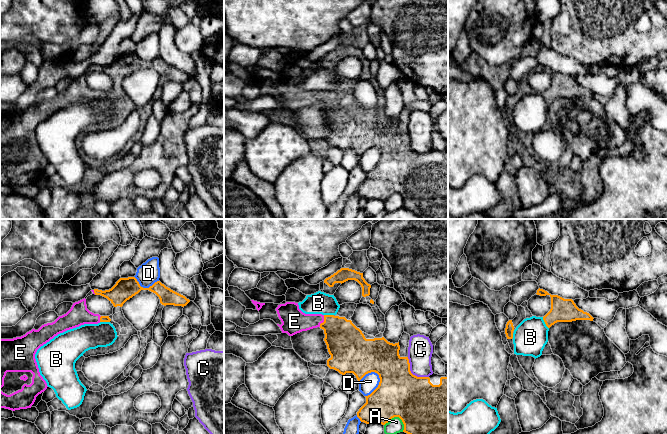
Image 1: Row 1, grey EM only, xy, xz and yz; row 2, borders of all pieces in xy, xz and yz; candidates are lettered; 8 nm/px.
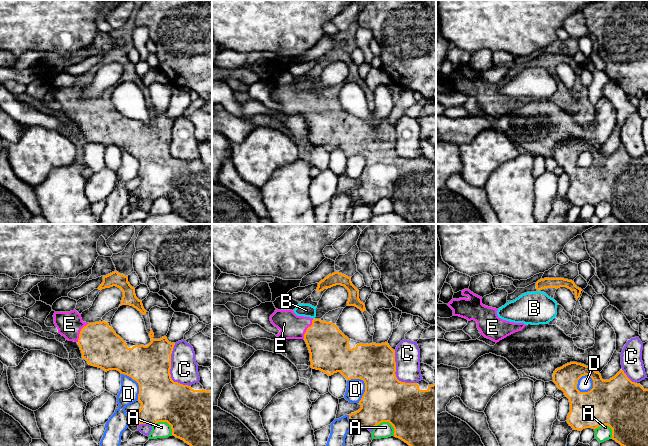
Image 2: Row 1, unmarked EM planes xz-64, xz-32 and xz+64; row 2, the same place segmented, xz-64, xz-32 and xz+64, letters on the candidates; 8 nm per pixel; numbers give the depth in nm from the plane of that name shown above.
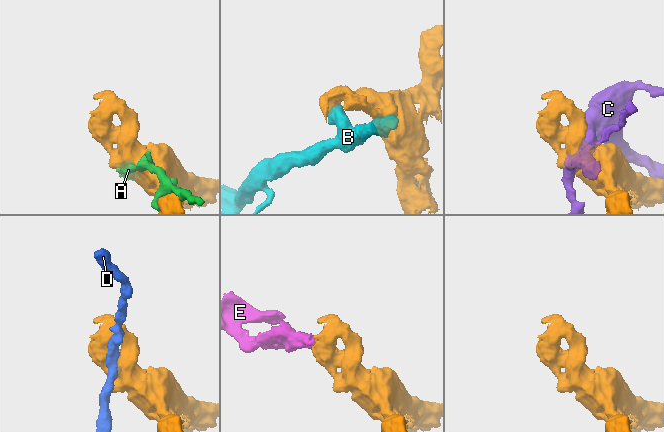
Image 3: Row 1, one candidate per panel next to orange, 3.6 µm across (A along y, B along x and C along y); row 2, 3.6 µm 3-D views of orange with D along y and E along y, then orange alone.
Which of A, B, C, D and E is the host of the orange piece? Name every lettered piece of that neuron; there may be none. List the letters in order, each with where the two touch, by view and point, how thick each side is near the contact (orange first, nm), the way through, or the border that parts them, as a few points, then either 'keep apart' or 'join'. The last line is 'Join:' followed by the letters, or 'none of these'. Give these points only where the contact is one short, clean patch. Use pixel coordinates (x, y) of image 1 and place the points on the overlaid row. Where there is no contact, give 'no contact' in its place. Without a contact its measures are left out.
A: xz (397, 416) | 420/120 nm | keep apart
B: yz (545, 323) | 190/280 nm | along yz (542, 317), (548, 328) | keep apart
C: xz (411, 373) | 380/200 nm | keep apart
D: xz (378, 385) | 380/140 nm | keep apart
E: xz (324, 321) | 320/200 nm | join
Join: E

